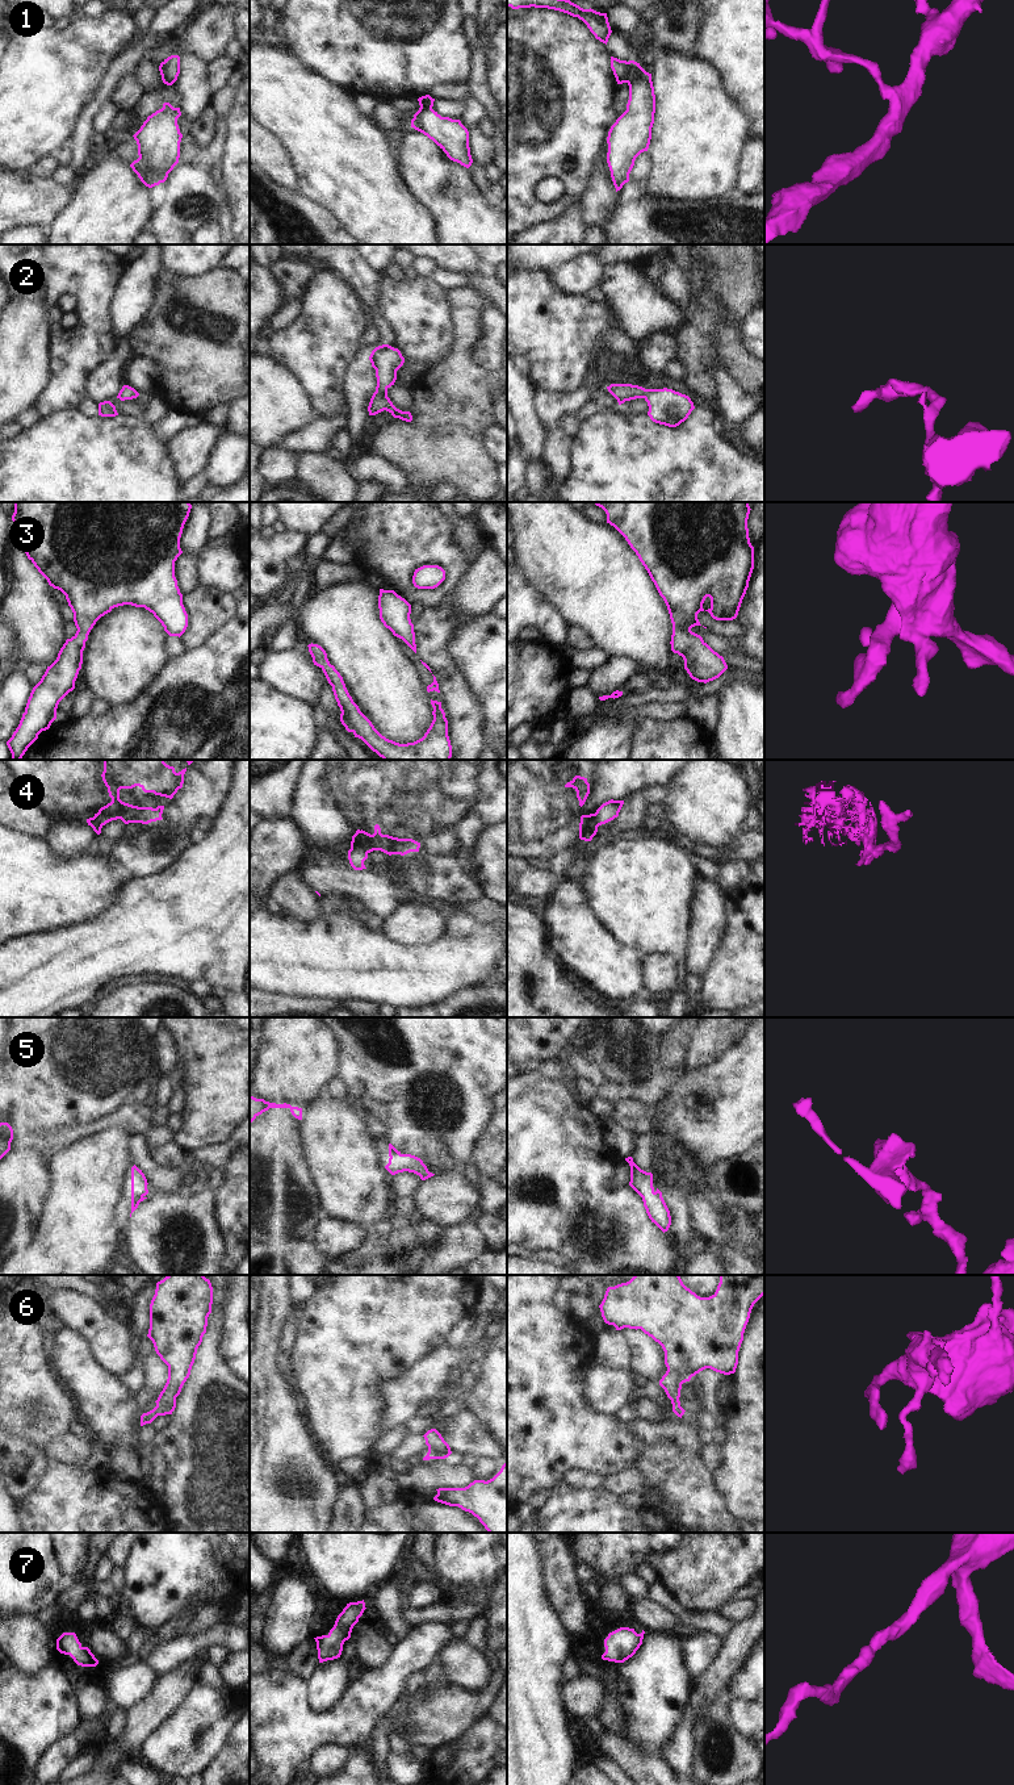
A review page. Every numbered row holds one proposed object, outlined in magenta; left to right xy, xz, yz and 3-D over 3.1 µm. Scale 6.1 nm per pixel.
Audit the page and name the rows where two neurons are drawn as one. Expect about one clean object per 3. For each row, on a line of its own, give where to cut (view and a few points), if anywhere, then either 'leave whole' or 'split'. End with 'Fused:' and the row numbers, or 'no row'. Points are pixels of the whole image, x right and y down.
1: cut yz (635, 62), (631, 76), (625, 82); split
2: cut none; leave whole
3: cut none; leave whole
4: cut xz (351, 847), (357, 847), (367, 853); split
5: cut none; leave whole
6: cut none; leave whole
7: cut none; leave whole
Fused: 1, 4

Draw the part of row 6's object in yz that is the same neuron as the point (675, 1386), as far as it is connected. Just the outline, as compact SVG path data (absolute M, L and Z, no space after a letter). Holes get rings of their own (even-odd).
M634 1275L629 1282L608 1287L599 1305L606 1324L616 1330L641 1329L665 1351L666 1374L659 1380L671 1400L672 1412L682 1418L682 1384L705 1368L730 1375L738 1364L738 1351L754 1304L764 1295L764 1275L720 1275L716 1292L700 1297L687 1288L679 1275Z

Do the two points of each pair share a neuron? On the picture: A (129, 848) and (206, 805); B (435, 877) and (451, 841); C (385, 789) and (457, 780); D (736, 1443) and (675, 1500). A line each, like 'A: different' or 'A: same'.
A: different
B: different
C: same
D: different

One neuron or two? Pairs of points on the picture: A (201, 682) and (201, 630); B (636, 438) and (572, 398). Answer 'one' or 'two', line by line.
A: two
B: two

